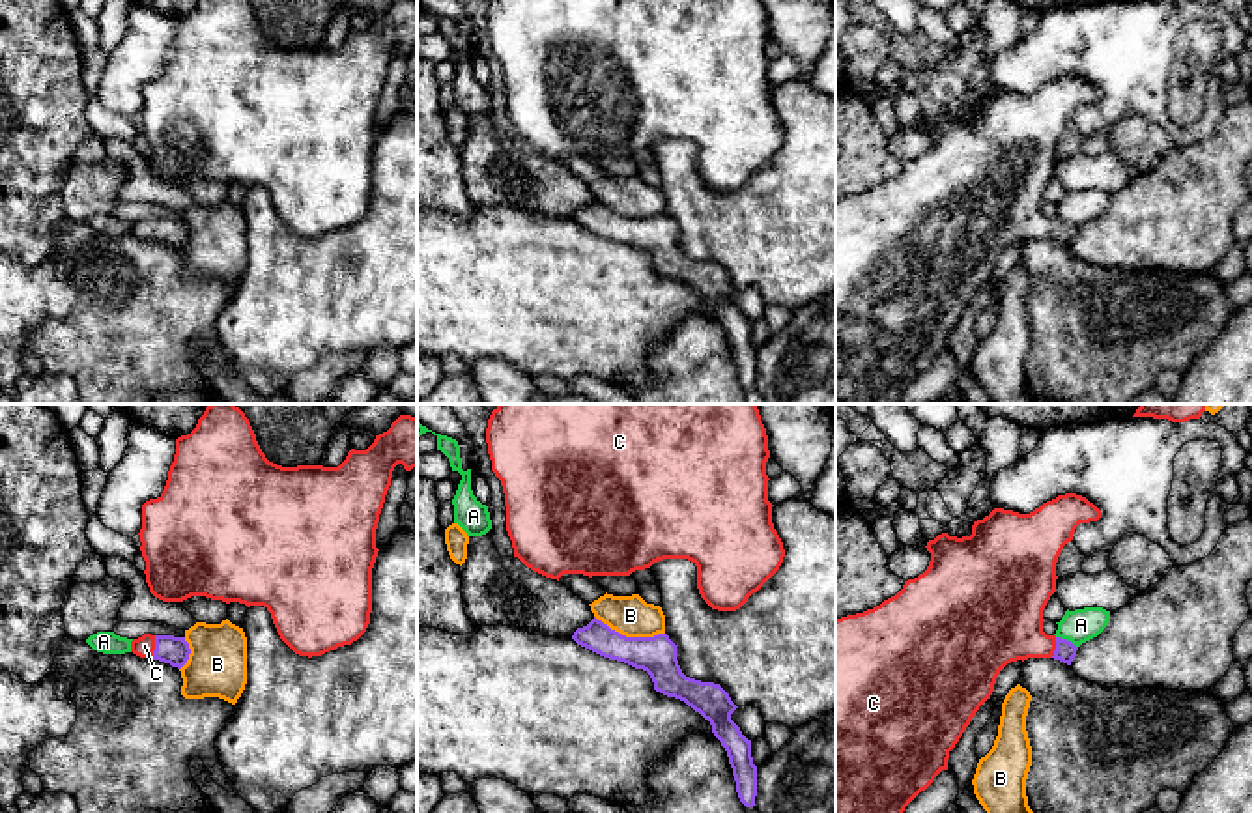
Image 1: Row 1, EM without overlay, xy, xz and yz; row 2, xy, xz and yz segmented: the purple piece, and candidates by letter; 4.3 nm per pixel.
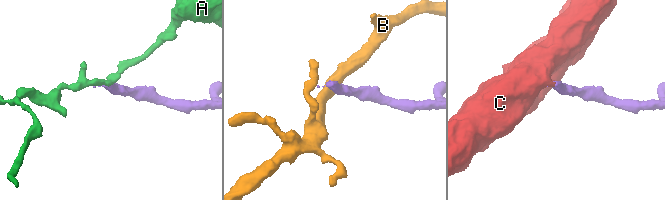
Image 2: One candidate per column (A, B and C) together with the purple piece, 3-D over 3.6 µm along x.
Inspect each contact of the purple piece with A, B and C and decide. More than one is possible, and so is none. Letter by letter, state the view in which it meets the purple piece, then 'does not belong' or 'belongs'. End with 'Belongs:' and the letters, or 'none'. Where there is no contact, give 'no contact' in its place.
A: yz | does not belong
B: xz | does not belong
C: xy | belongs
Belongs: C

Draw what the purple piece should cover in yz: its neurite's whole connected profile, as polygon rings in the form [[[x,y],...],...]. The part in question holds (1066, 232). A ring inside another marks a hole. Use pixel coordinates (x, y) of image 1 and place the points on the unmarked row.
[[[1076,75],[1058,77],[1030,95],[994,90],[983,101],[974,103],[970,118],[957,120],[942,114],[934,121],[929,121],[925,127],[931,135],[927,151],[905,163],[895,178],[863,194],[835,200],[835,404],[901,404],[905,389],[925,372],[942,351],[948,351],[949,333],[979,288],[990,280],[996,260],[1007,245],[1017,241],[1024,243],[1028,239],[1054,239],[1071,247],[1078,228],[1043,213],[1043,191],[1056,174],[1056,144],[1063,127],[1073,121],[1073,114],[1080,105],[1097,103],[1099,99],[1101,92]]]

